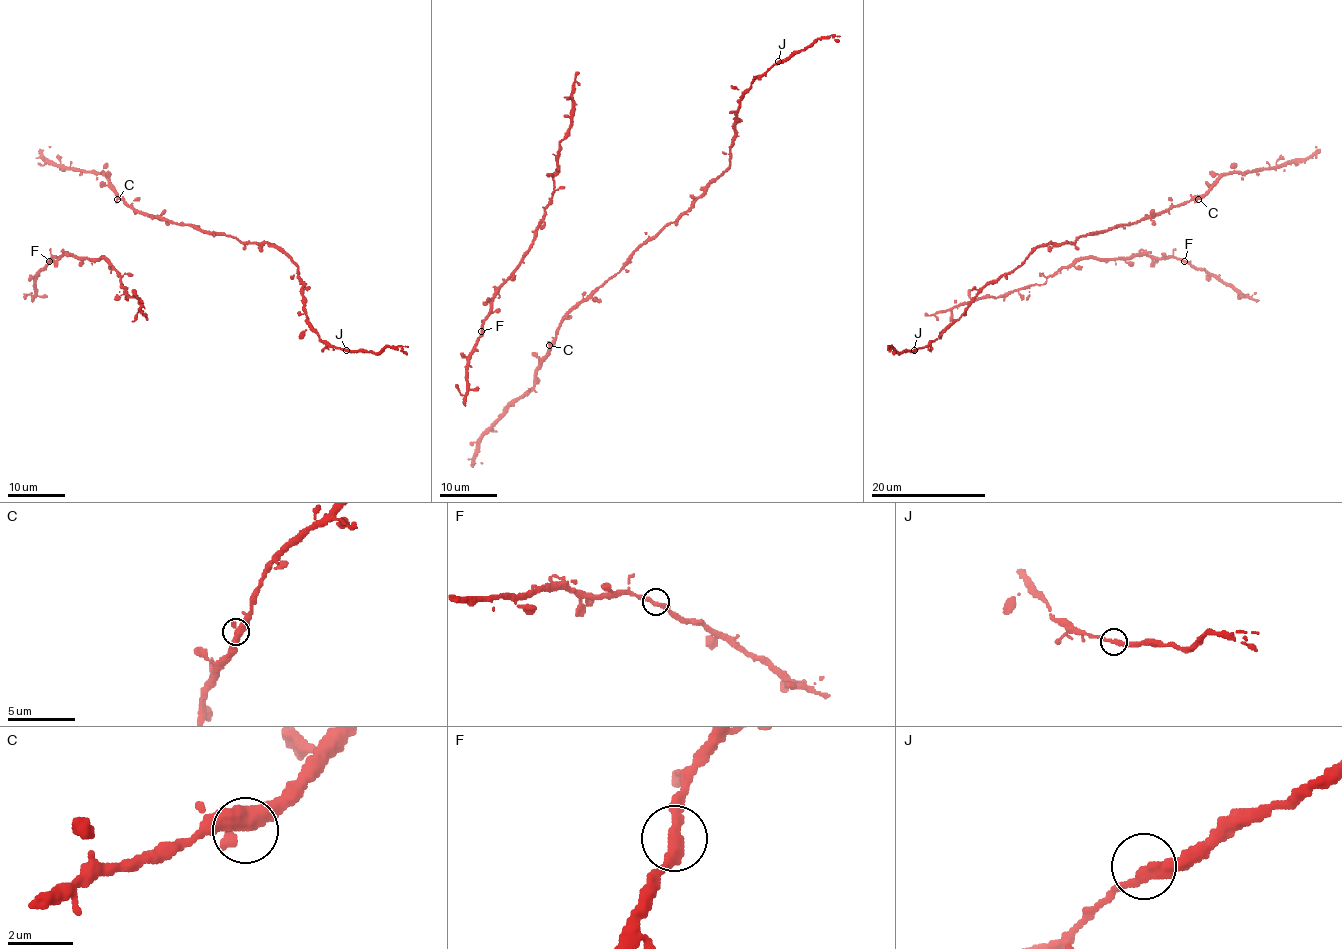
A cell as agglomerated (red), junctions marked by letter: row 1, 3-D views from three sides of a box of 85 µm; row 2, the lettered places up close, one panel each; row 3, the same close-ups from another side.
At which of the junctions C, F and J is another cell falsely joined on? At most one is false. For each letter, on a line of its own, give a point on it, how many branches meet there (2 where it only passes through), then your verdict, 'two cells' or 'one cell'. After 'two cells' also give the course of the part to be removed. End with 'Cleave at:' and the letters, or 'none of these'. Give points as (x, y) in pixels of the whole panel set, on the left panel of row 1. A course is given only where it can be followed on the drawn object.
C: (117, 199) | 3 | one cell
F: (49, 261) | 3 | one cell
J: (346, 350) | 2 | one cell
Cleave at: none of these

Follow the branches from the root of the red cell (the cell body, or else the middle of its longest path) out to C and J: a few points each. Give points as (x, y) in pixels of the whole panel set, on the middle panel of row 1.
C: (590, 297), (584, 298), (564, 318), (549, 345)
J: (590, 297), (640, 246), (674, 222), (729, 166), (739, 100), (778, 61)

